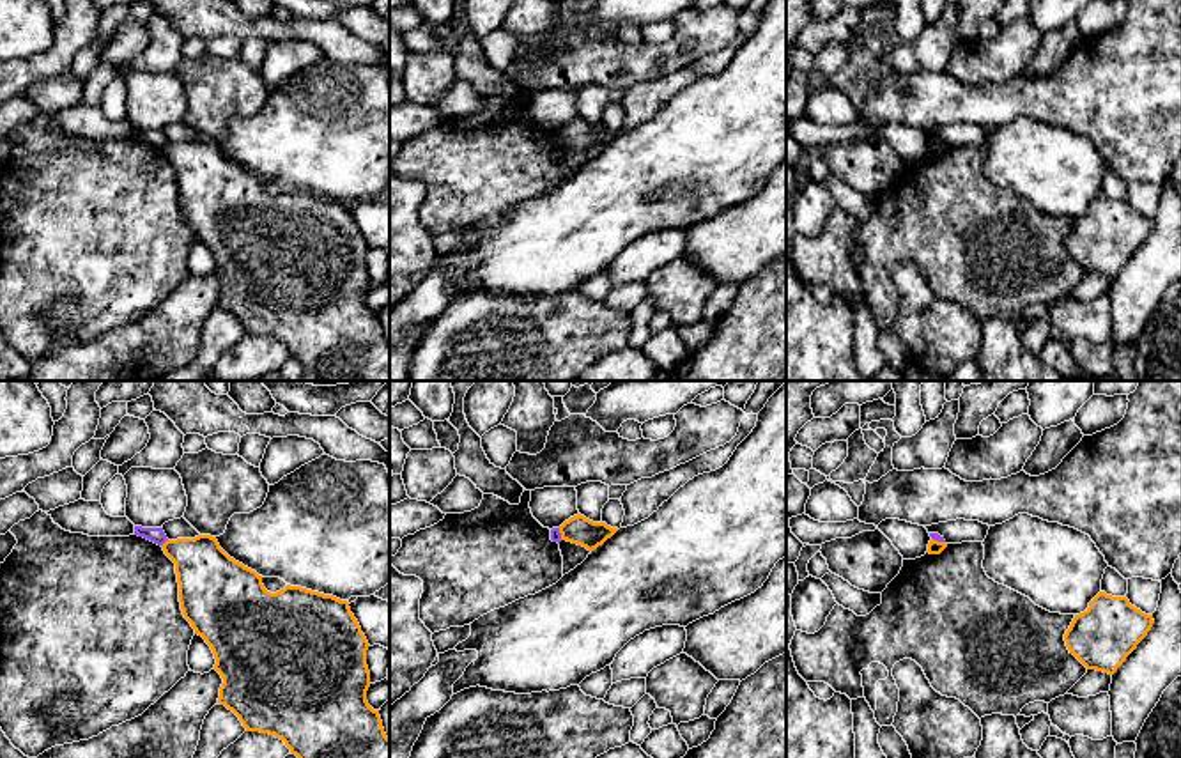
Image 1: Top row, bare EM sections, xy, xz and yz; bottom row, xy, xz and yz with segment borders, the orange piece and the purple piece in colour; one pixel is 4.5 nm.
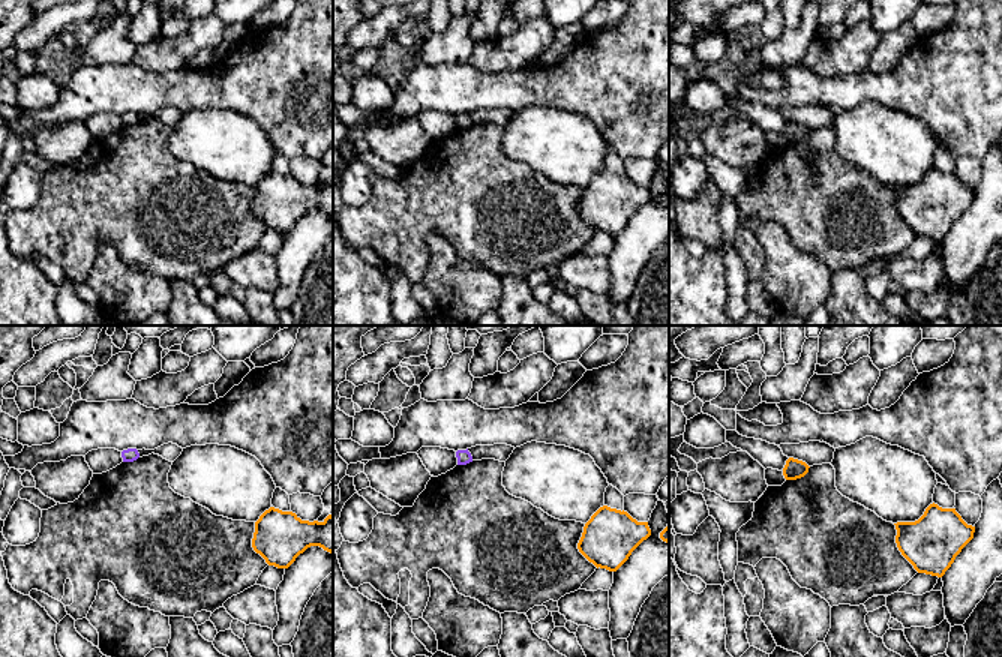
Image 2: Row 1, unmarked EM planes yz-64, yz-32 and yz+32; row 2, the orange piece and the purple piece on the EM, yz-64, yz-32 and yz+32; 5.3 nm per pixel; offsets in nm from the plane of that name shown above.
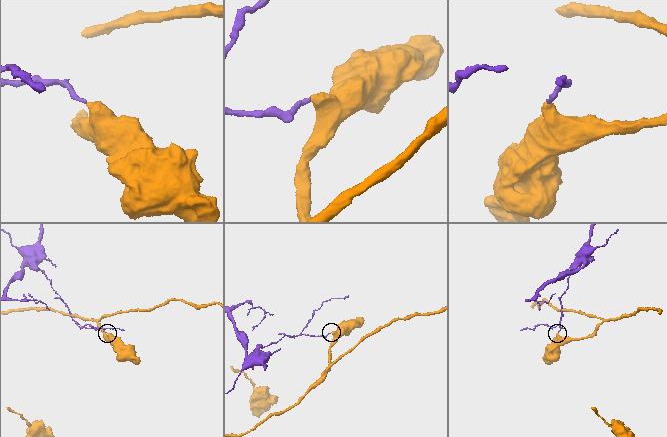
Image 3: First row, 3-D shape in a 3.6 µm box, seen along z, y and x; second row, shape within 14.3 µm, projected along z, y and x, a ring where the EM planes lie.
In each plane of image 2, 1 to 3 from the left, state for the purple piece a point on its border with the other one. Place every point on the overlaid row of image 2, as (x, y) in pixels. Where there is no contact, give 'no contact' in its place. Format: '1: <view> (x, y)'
1: no contact
2: no contact
3: no contact

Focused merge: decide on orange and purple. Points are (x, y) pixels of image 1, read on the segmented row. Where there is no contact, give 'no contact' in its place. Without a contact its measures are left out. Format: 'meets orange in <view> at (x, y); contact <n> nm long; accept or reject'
meets orange in xy at (165, 542); contact 50 nm long; reject

